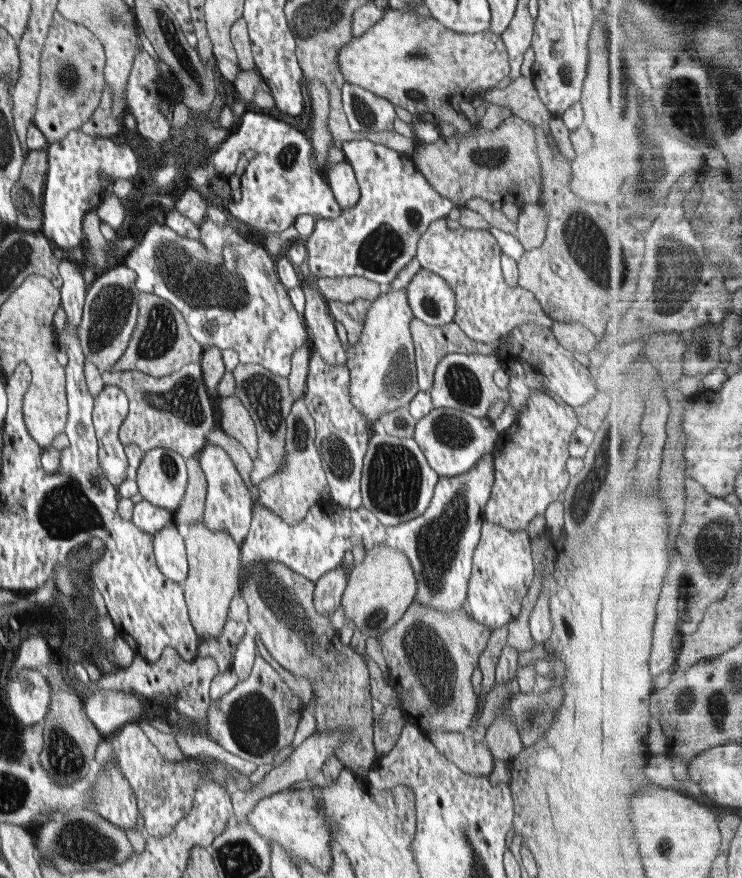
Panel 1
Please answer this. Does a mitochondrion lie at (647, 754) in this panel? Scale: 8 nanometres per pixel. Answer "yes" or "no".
no

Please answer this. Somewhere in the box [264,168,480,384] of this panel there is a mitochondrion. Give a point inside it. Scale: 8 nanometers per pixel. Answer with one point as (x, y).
(387, 243)

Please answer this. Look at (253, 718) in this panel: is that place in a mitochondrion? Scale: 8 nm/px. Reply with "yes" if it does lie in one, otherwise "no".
yes

